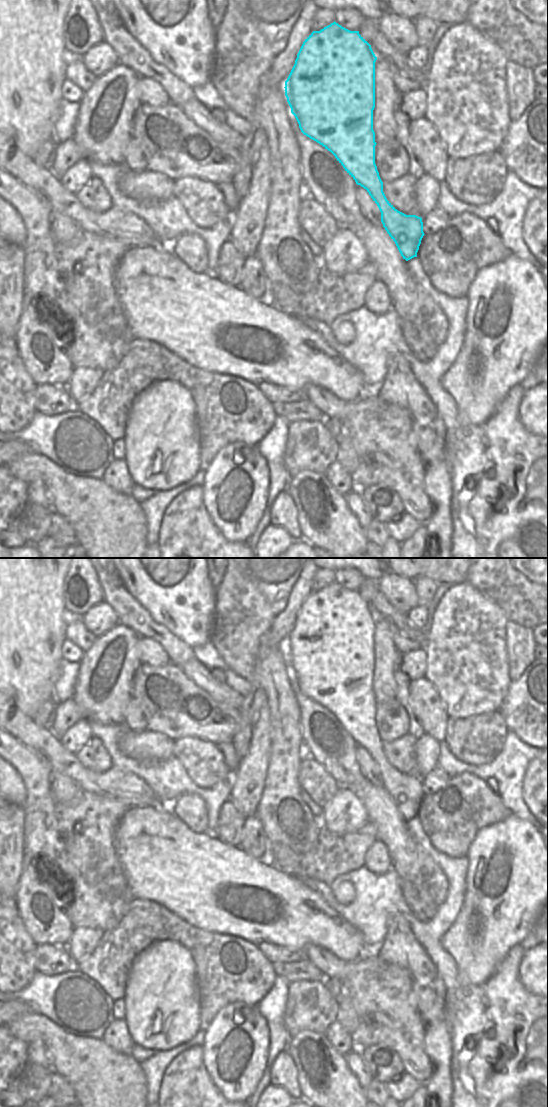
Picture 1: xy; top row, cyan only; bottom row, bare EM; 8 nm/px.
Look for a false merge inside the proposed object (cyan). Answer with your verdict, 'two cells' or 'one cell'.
one cell

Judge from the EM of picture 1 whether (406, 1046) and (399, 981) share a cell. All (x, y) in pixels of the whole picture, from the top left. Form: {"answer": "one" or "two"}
{"answer": "one"}

